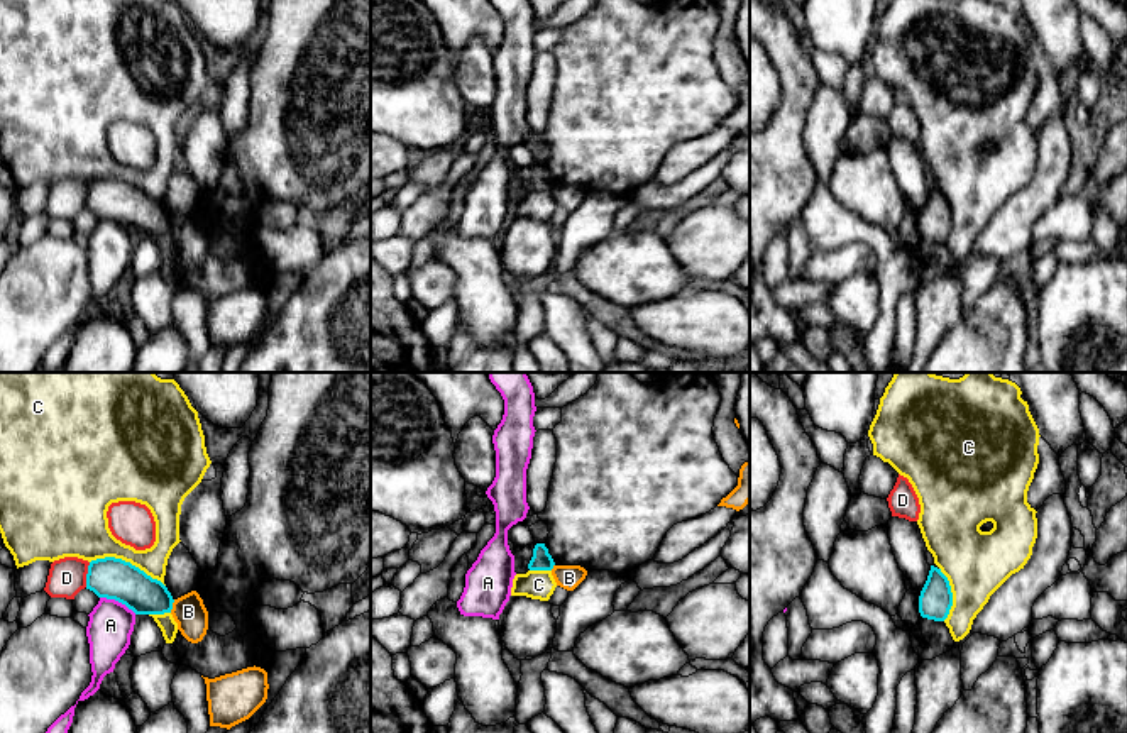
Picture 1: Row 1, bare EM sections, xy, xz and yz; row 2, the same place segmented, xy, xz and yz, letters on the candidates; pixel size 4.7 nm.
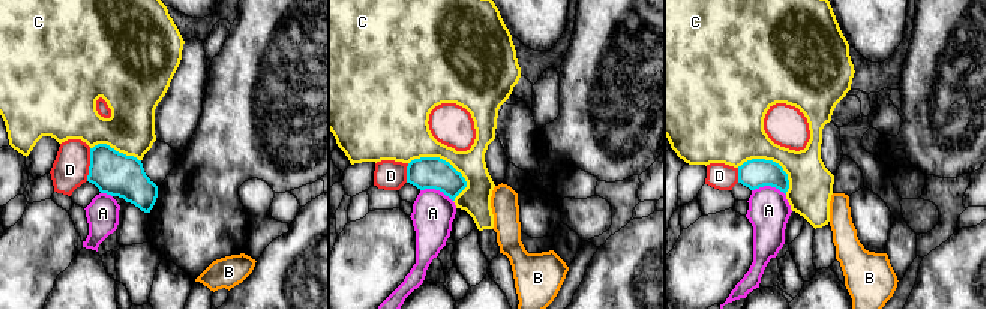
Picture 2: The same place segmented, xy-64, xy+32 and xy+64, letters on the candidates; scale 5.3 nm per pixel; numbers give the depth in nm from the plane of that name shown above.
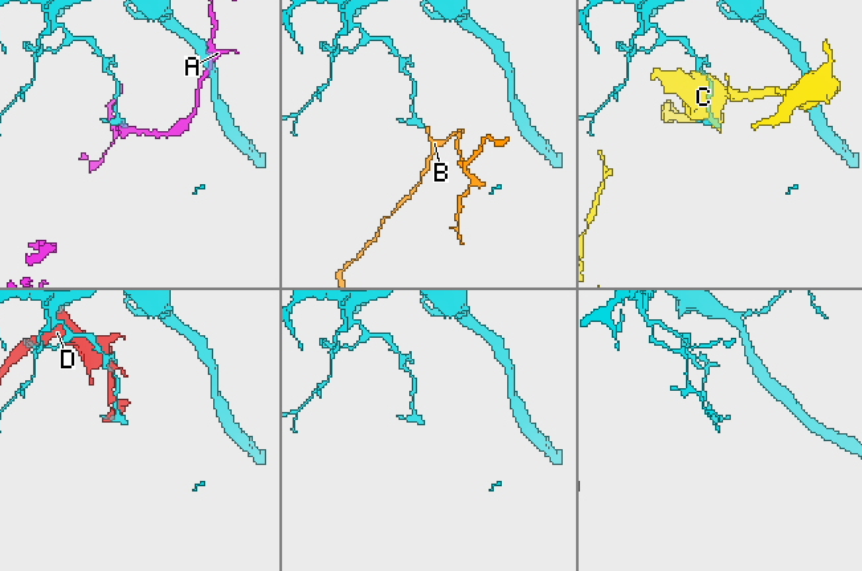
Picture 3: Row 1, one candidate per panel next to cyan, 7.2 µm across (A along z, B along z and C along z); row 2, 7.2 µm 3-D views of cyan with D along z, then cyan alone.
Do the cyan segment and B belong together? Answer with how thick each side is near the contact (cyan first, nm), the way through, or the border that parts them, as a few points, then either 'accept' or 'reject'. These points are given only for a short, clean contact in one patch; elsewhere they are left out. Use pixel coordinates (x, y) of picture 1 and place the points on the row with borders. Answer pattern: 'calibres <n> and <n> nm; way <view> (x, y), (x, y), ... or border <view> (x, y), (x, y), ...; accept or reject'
calibres 190 and 160 nm; border xy (175, 600), (170, 611); reject

